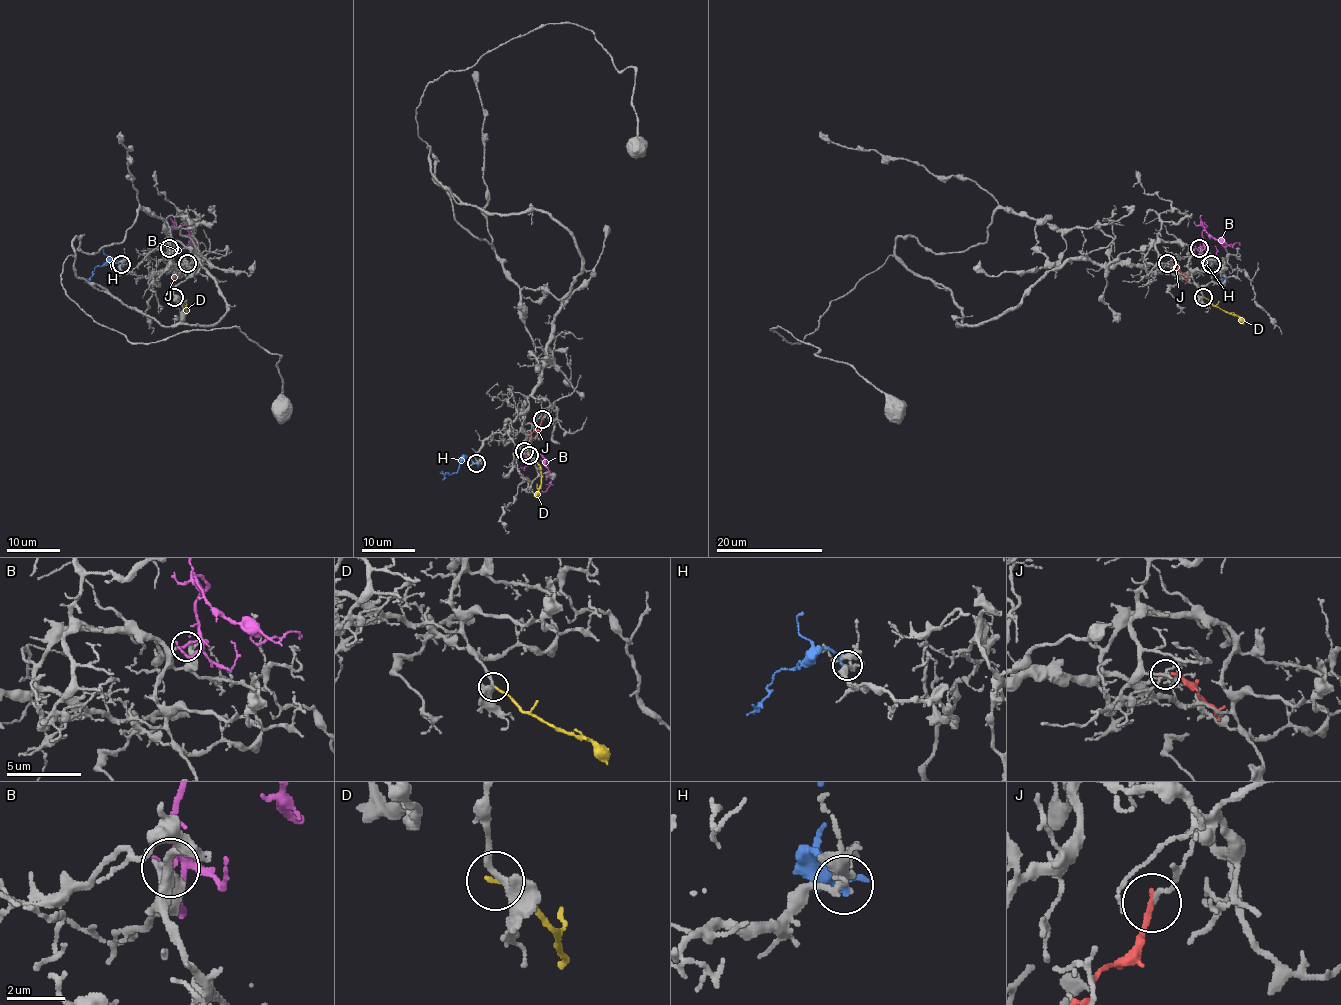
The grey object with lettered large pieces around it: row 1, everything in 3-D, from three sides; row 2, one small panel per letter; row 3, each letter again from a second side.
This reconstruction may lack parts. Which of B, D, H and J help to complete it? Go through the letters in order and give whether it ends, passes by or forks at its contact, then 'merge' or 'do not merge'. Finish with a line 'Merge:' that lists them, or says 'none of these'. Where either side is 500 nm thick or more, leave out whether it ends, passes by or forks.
B: it ends there; merge
D: it ends there; do not merge
H: it ends there; do not merge
J: it ends there; do not merge
Merge: B

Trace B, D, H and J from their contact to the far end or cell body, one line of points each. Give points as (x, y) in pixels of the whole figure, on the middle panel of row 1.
B: (523, 450), (529, 457), (534, 458), (539, 454), (547, 469), (550, 481), (542, 490)
D: (529, 454), (541, 468), (541, 488), (537, 496)
H: (475, 464), (465, 458), (459, 468), (450, 474), (446, 473), (442, 480)
J: (542, 420), (527, 438)

